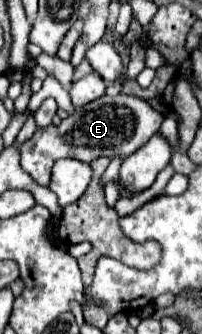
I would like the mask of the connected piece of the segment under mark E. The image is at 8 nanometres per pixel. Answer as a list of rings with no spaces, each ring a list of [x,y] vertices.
[[[103,95],[87,103],[87,107],[75,109],[75,113],[67,115],[67,119],[63,119],[59,125],[37,129],[33,137],[19,149],[21,167],[29,169],[29,175],[37,183],[49,185],[51,167],[57,159],[71,157],[77,161],[93,161],[97,157],[129,157],[159,131],[161,123],[163,115],[143,99],[131,95]]]

